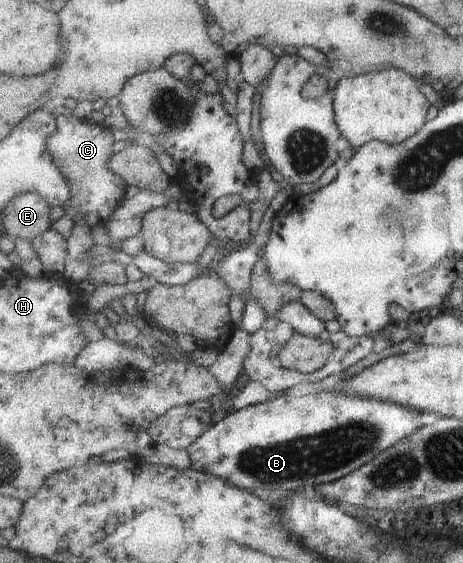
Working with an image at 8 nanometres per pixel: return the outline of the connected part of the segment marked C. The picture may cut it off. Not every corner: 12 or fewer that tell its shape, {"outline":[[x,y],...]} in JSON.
{"outline":[[53,110],[49,153],[72,180],[73,222],[107,226],[127,184],[110,169],[114,133]]}

